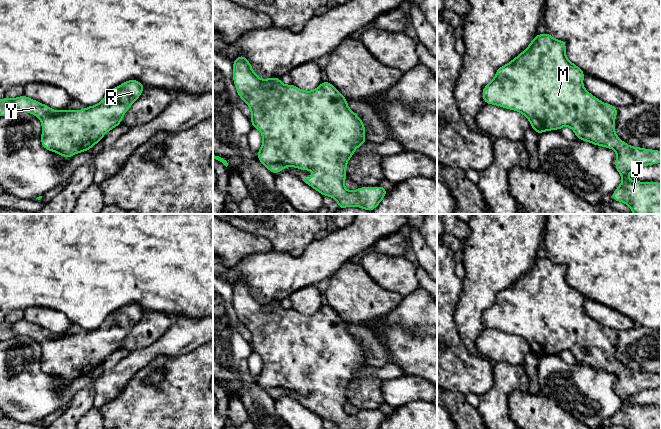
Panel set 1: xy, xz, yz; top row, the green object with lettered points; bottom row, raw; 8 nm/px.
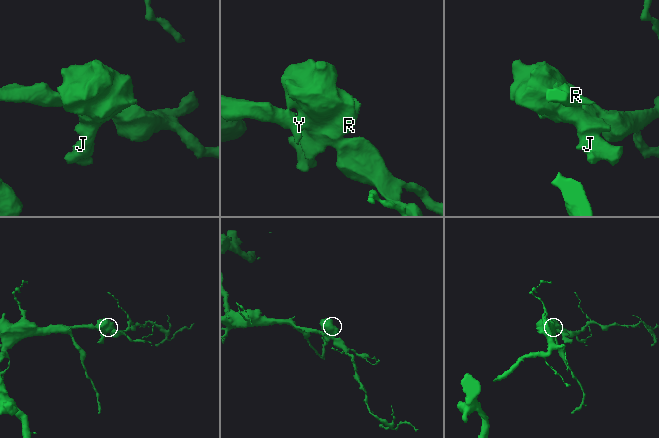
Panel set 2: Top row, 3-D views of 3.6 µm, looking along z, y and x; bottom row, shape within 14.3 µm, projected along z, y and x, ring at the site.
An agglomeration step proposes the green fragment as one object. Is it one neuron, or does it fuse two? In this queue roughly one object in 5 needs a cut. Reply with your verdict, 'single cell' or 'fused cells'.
single cell

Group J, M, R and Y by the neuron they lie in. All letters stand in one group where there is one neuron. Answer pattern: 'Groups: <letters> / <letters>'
Groups: J M R Y

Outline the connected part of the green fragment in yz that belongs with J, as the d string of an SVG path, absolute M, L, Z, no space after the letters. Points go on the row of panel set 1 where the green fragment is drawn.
M549 33L537 34L523 52L498 68L493 80L484 86L482 98L485 104L520 112L538 134L568 126L577 139L615 150L615 168L622 182L611 194L611 199L627 204L633 214L661 214L661 184L627 178L641 167L660 163L661 151L633 147L622 141L615 133L618 108L590 94L583 86L584 76L585 72L567 59L565 41L557 40Z

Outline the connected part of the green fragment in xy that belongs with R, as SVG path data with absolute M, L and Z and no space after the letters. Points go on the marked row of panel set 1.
M134 79L128 80L111 89L104 98L94 106L84 110L55 111L49 106L33 100L25 95L14 99L0 99L0 117L16 112L29 112L38 117L42 124L41 145L46 150L62 155L68 159L73 155L88 151L111 129L121 124L122 118L131 105L140 97L145 86Z

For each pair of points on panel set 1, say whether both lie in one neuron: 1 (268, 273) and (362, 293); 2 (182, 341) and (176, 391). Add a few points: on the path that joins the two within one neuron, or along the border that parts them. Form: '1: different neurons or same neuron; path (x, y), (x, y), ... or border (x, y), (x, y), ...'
1: different neurons; border (335, 272), (328, 277)
2: different neurons; border (202, 345), (185, 353), (159, 355), (157, 357)

